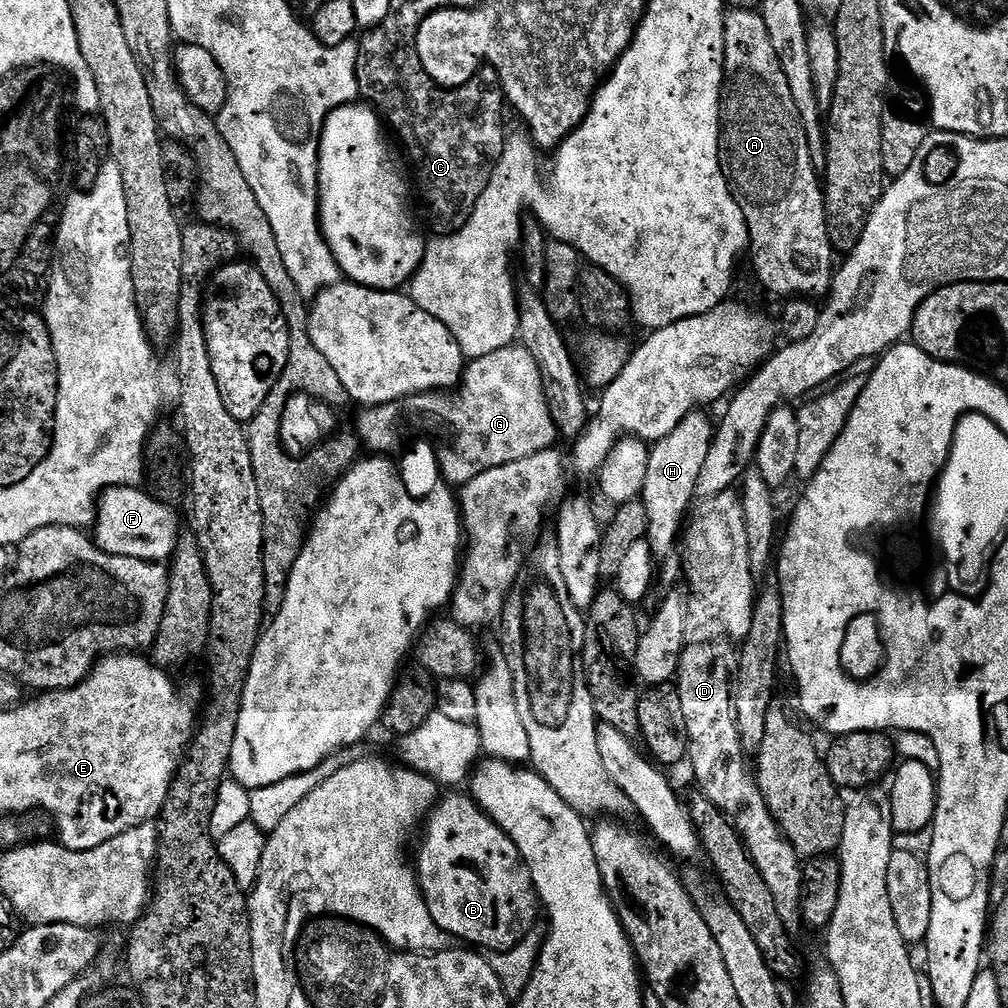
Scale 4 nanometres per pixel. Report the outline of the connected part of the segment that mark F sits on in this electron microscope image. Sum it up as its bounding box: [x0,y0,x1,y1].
[94,486,182,561]

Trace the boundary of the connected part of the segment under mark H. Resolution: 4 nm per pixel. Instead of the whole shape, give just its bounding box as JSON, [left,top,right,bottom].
[642,410,714,558]

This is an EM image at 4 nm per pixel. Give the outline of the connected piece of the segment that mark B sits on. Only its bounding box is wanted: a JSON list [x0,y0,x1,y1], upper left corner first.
[414,795,538,952]

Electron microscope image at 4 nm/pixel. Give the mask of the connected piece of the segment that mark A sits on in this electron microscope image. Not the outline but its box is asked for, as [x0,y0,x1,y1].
[720,8,834,298]

